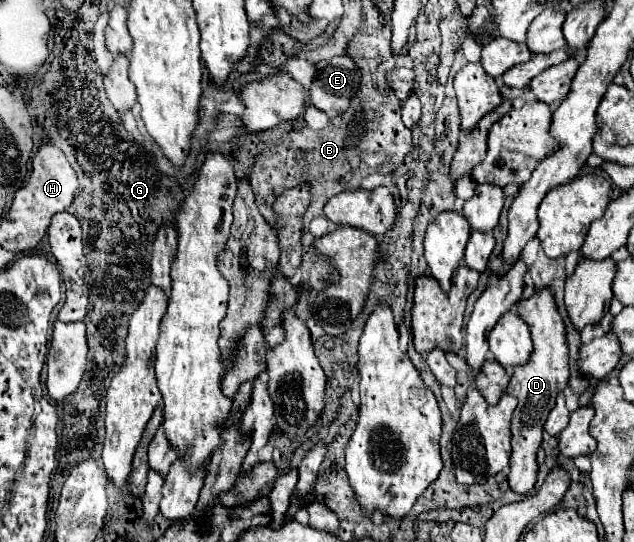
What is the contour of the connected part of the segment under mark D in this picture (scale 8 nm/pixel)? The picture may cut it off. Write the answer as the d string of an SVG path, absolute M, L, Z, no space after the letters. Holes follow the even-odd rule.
M539 291L531 299L521 301L517 305L517 313L529 325L529 331L533 337L533 353L523 367L513 367L513 375L507 387L507 393L517 397L519 401L513 413L513 423L511 423L513 455L509 463L511 471L507 475L507 483L511 491L525 495L535 487L535 481L537 481L537 451L541 447L543 425L551 437L557 437L569 423L565 397L563 393L559 393L569 383L569 355L567 355L567 343L565 343L565 325L557 311L551 291ZM555 397L557 397L557 405L555 405Z

